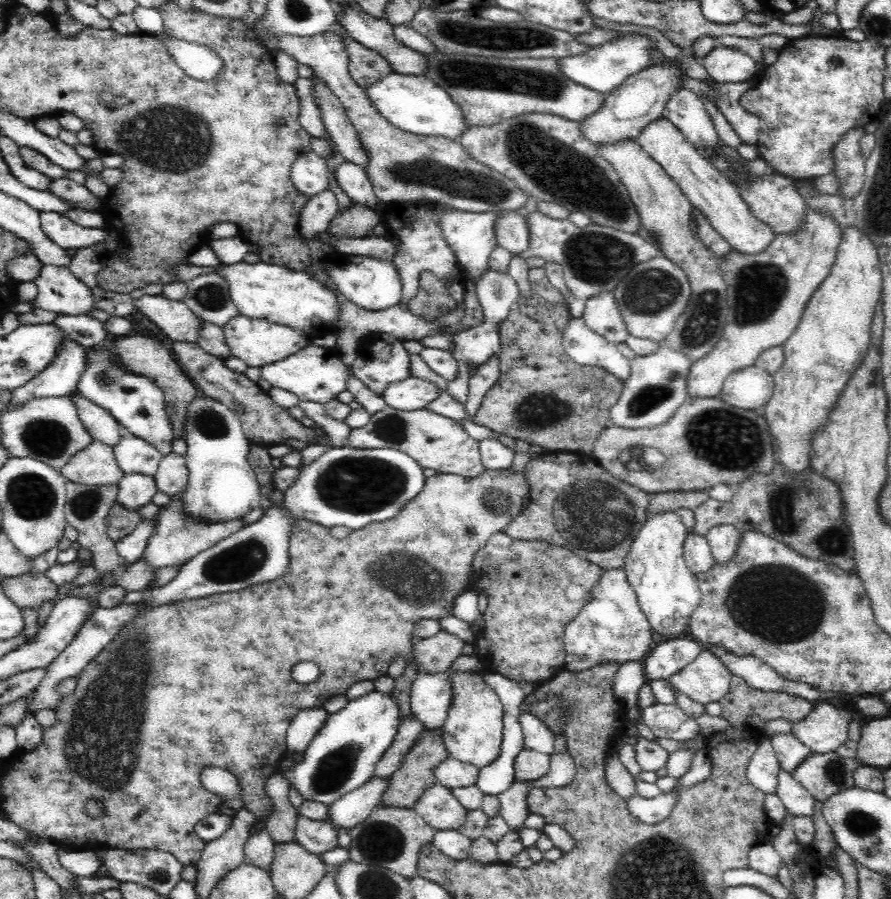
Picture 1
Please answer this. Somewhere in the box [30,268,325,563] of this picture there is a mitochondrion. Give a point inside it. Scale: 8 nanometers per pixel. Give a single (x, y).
(212, 295)

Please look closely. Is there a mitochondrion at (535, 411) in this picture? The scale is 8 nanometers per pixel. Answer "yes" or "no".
yes

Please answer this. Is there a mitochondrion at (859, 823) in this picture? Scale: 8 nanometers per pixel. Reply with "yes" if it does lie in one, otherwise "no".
yes

